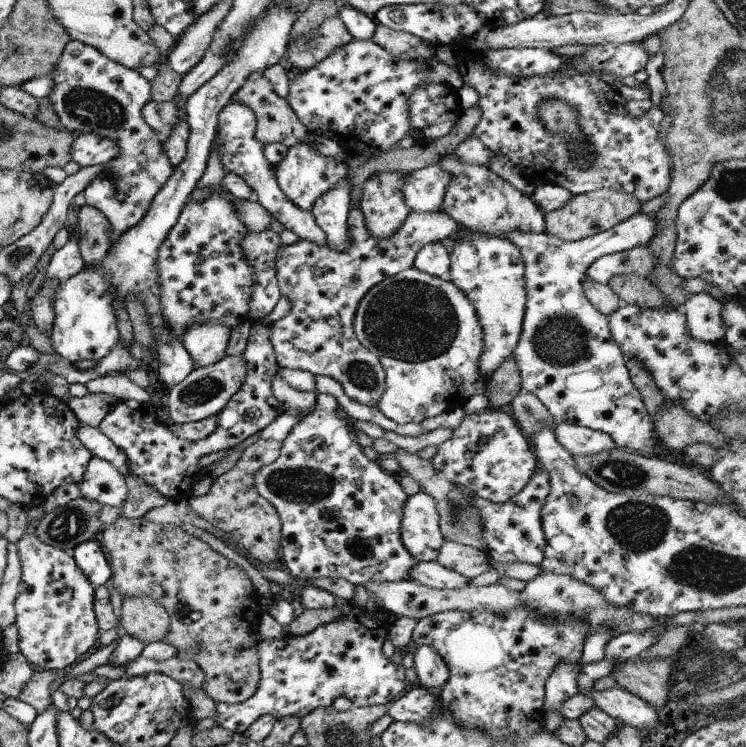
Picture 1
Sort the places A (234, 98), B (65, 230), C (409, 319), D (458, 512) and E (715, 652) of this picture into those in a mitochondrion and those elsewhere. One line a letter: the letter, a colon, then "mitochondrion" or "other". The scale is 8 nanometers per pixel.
A: other
B: other
C: mitochondrion
D: mitochondrion
E: other

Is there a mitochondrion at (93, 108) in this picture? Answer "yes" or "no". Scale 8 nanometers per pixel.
yes

